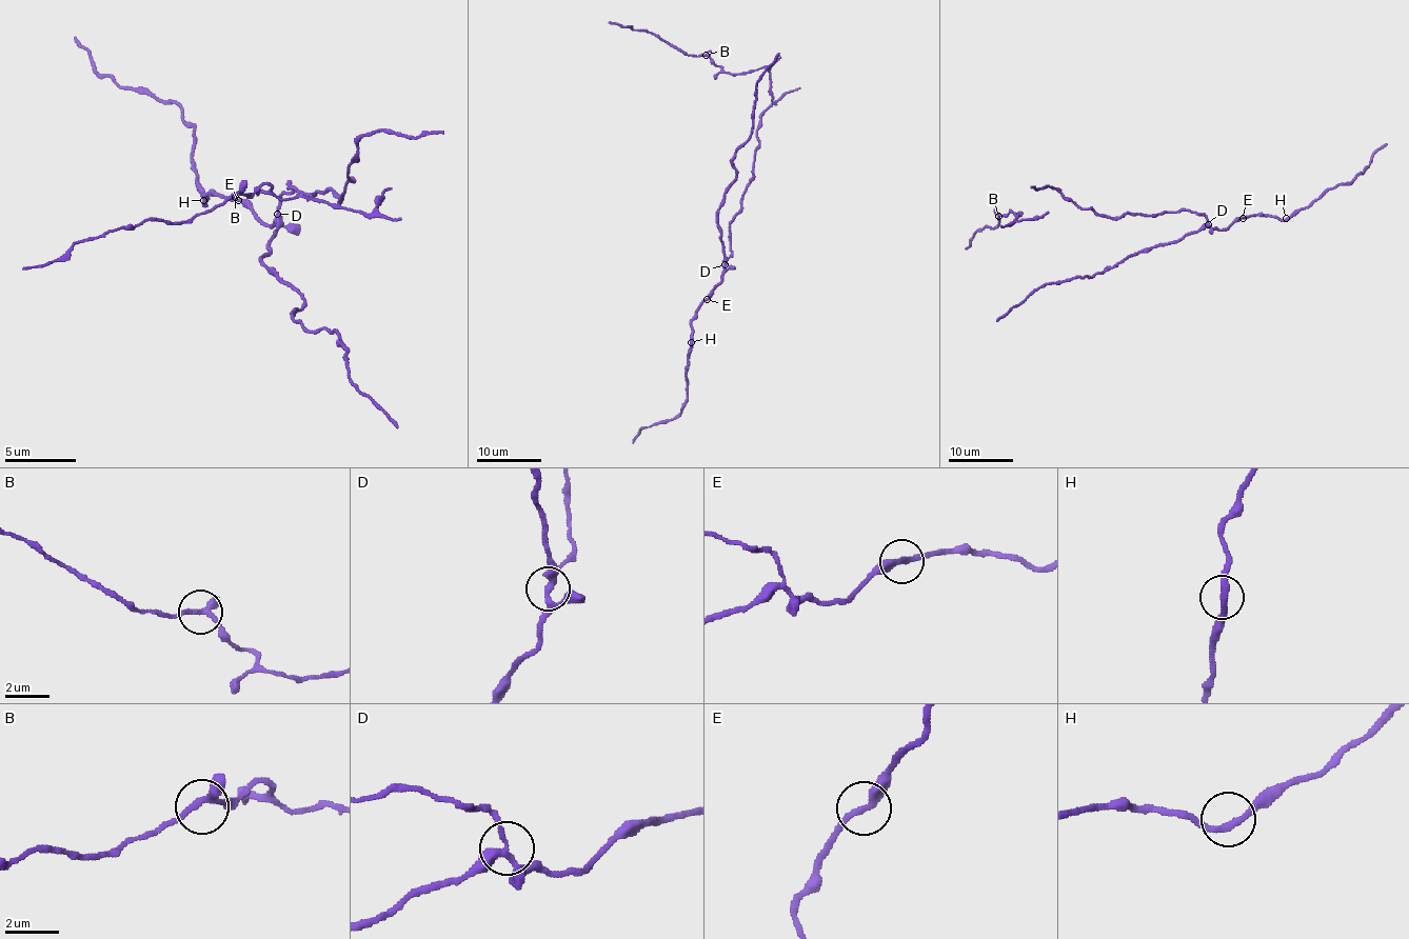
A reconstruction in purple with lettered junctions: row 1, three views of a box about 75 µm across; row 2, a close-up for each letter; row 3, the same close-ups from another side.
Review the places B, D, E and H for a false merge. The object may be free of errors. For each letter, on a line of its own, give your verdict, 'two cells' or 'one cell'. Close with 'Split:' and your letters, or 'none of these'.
B: one cell
D: two cells
E: one cell
H: one cell
Split: D

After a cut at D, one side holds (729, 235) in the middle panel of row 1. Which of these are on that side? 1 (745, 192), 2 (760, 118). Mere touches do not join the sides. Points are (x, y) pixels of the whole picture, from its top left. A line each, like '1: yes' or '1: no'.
1: yes
2: yes

